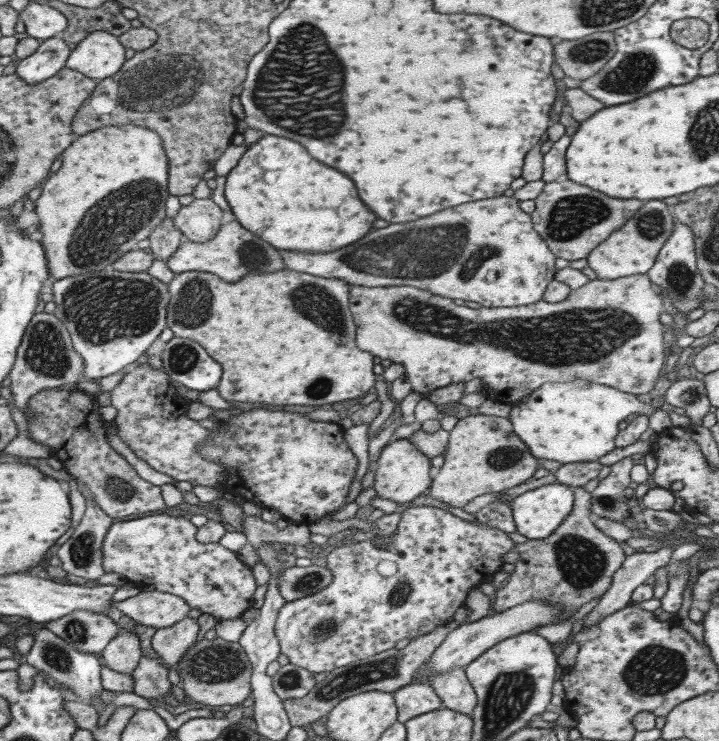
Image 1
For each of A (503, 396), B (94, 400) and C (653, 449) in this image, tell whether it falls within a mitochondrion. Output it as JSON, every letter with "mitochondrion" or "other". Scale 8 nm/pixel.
{"A":"other","B":"other","C":"other"}

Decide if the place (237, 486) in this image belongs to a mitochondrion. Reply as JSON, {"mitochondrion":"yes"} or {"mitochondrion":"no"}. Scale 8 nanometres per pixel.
{"mitochondrion":"no"}

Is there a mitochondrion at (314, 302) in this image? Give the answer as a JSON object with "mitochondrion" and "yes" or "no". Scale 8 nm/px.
{"mitochondrion":"yes"}

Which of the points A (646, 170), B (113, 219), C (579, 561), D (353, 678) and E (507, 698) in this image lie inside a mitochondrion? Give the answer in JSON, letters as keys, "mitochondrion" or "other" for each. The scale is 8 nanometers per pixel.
{"A":"other","B":"mitochondrion","C":"mitochondrion","D":"mitochondrion","E":"mitochondrion"}

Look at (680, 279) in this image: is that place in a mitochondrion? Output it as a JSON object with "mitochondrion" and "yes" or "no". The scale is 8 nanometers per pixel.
{"mitochondrion":"yes"}

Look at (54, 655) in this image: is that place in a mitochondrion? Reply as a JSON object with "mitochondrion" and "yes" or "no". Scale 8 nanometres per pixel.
{"mitochondrion":"yes"}

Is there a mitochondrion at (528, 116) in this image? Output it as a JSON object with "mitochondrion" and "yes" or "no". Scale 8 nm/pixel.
{"mitochondrion":"no"}

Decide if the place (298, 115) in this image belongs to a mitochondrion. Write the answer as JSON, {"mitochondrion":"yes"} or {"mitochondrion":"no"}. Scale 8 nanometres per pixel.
{"mitochondrion":"yes"}

